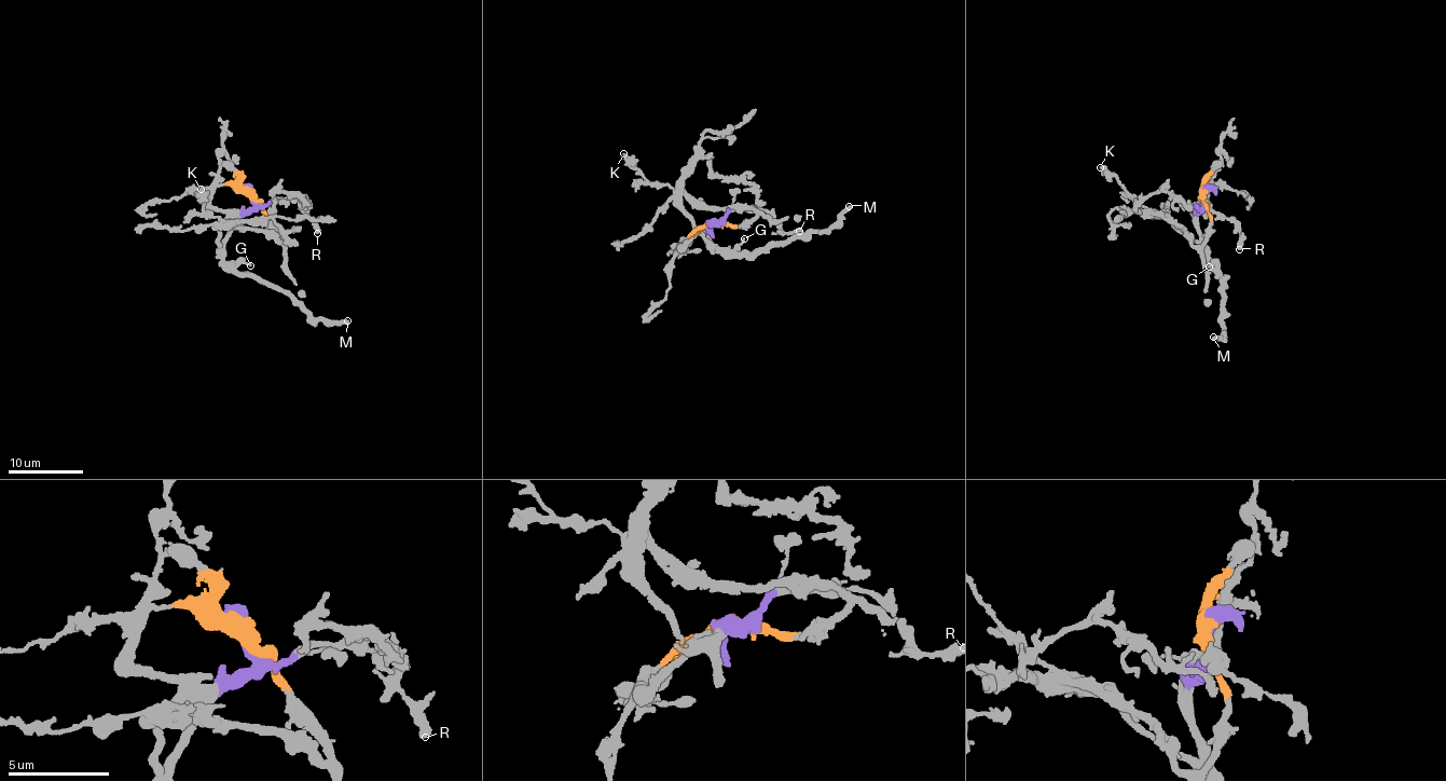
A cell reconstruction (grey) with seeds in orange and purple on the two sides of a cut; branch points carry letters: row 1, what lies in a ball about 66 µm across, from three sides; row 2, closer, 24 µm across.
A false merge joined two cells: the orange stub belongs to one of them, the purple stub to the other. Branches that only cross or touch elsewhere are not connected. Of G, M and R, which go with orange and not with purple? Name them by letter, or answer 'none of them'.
none of them

